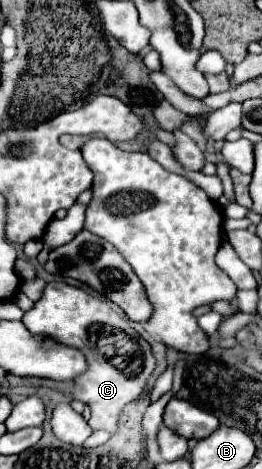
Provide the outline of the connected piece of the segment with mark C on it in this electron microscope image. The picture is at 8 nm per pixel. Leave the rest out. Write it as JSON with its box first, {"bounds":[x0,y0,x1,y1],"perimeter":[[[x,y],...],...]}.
{"bounds":[23,281,155,431],"perimeter":[[[49,281],[43,297],[25,311],[23,323],[31,333],[45,333],[51,339],[77,347],[85,353],[91,369],[75,379],[73,397],[91,407],[89,425],[93,429],[117,431],[121,409],[143,391],[155,369],[155,357],[149,343],[105,301],[65,281]]]}

